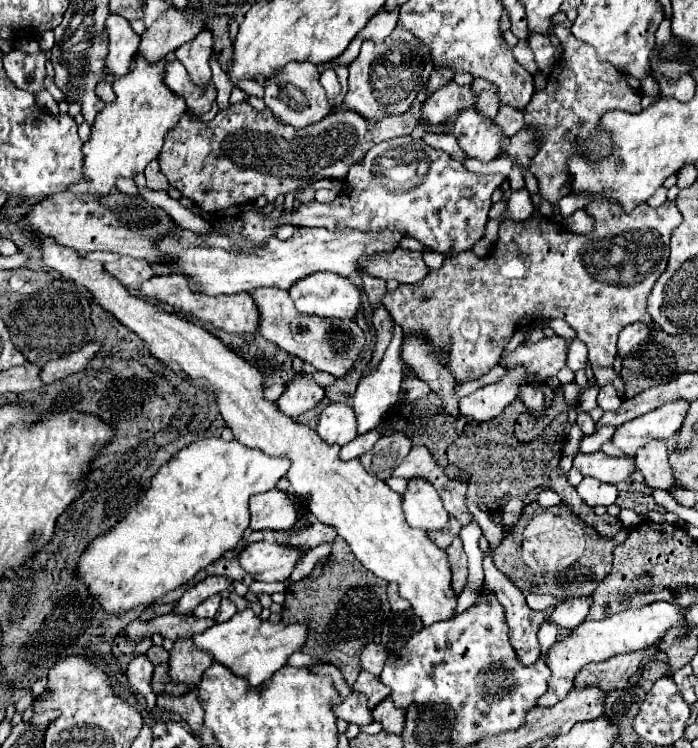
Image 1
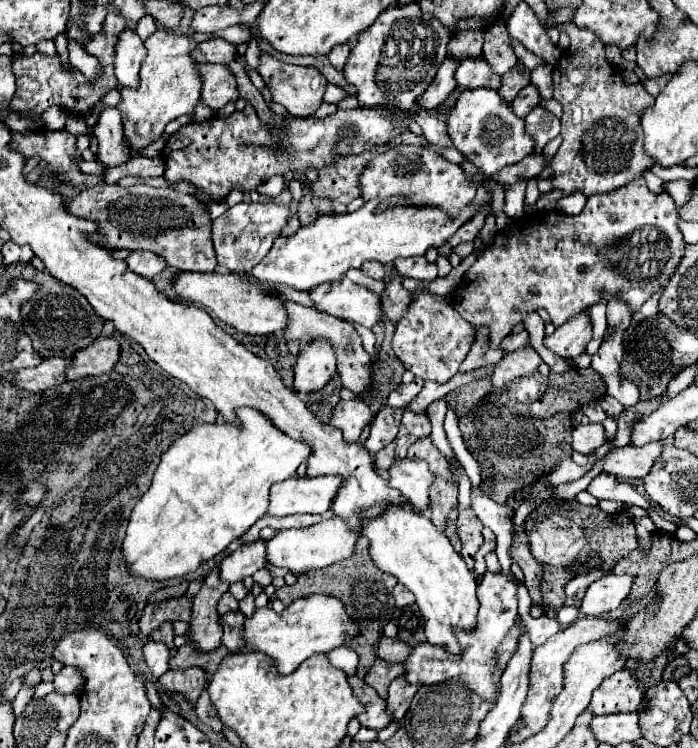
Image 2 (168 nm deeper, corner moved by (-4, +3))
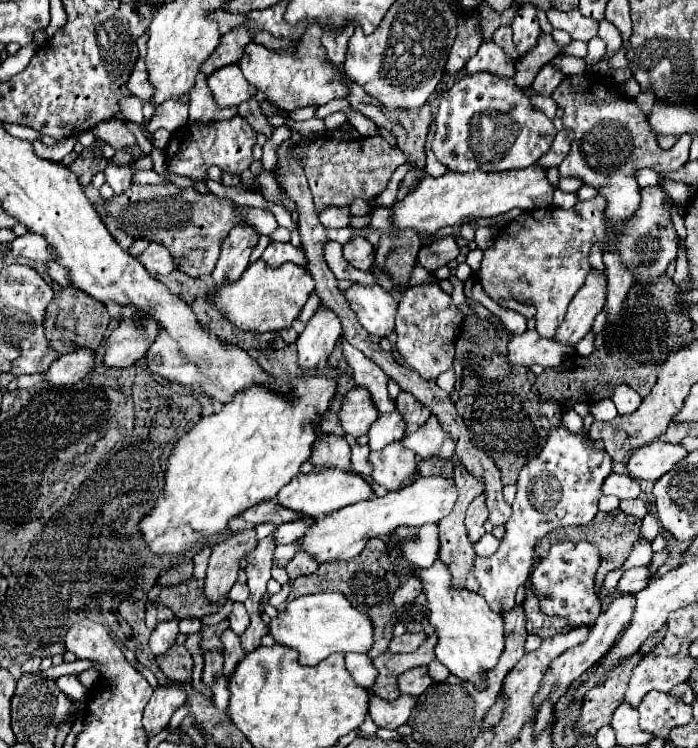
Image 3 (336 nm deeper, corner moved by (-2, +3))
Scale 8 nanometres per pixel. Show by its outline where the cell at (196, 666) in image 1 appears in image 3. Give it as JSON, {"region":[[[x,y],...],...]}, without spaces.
{"region":[[[254,529],[238,535],[228,535],[220,543],[212,547],[212,555],[208,561],[208,571],[204,579],[204,597],[212,603],[222,601],[230,587],[236,583],[238,561],[250,555],[256,549],[256,533]]]}

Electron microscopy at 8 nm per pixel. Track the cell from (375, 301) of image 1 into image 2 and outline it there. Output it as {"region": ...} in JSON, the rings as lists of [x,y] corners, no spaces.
{"region":[[[368,261],[368,265],[362,265],[360,269],[372,279],[384,279],[384,273],[386,273],[386,267],[376,263],[376,261]]]}

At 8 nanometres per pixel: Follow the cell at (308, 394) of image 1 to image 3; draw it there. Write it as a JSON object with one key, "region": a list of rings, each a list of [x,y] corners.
{"region":[[[318,307],[318,311],[306,323],[304,333],[296,339],[298,365],[302,369],[314,369],[320,359],[328,359],[340,333],[342,325],[338,317],[330,309]]]}

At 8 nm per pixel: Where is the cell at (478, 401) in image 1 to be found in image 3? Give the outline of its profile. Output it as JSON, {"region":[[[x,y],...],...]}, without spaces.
{"region":[[[526,331],[522,335],[514,335],[508,343],[506,361],[510,365],[542,365],[542,367],[558,367],[566,355],[570,355],[574,347],[562,345],[554,339],[544,339],[536,331]]]}

